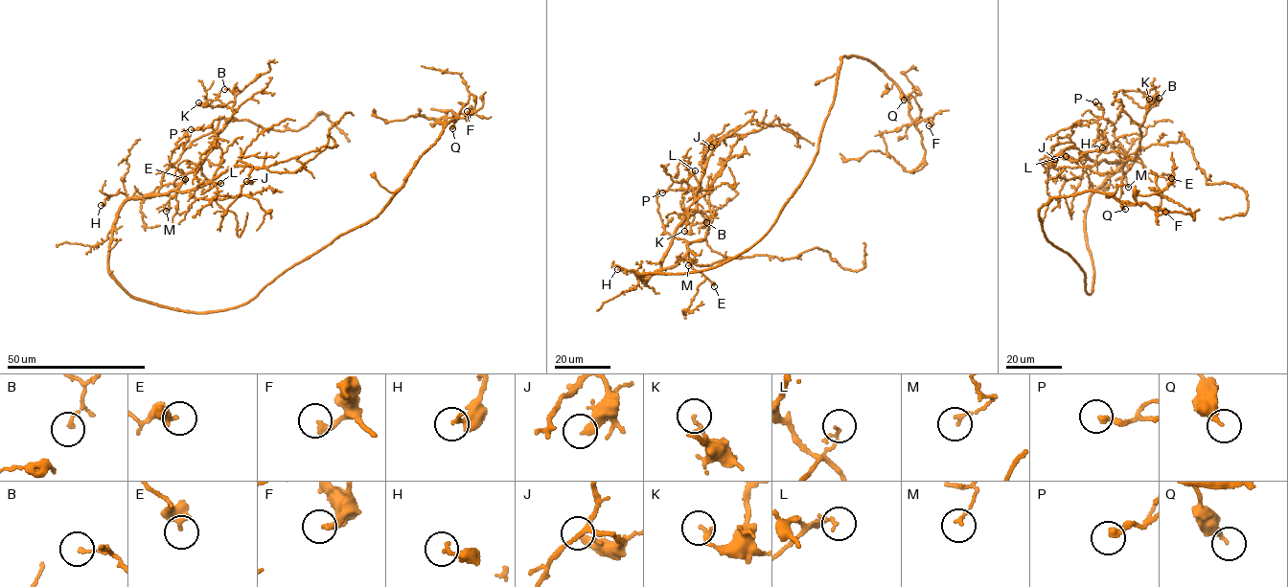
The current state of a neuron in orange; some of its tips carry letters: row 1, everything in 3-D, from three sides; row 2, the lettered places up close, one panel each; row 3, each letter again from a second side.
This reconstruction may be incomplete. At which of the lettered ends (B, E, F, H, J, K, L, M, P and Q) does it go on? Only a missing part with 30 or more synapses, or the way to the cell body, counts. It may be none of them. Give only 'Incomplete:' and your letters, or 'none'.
Incomplete: none

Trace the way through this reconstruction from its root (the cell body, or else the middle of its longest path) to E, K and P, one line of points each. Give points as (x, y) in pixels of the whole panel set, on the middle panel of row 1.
E: (763, 237), (733, 258), (695, 272), (636, 271), (646, 281), (675, 267), (689, 242), (693, 267), (714, 286)
K: (763, 237), (708, 268), (638, 277), (646, 281), (676, 265), (688, 243), (705, 237), (716, 214), (684, 231)
P: (763, 237), (695, 272), (636, 271), (644, 281), (658, 271), (701, 189), (688, 185), (662, 192)

